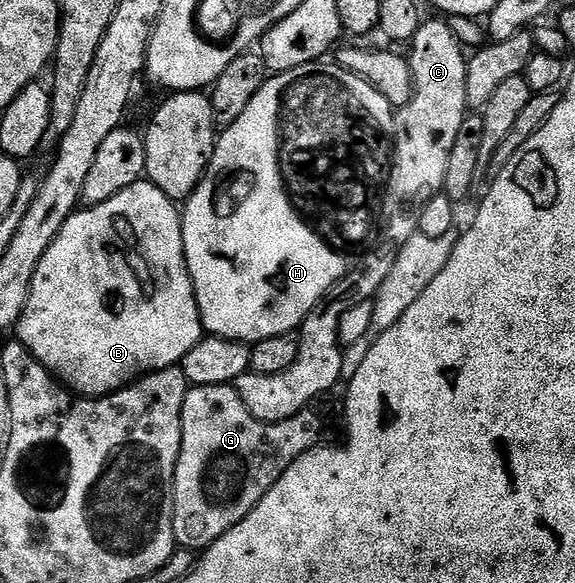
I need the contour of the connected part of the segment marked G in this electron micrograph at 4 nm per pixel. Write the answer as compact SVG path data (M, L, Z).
M234 386L191 387L185 397L181 417L181 453L175 470L173 505L173 533L180 548L202 553L212 547L229 529L237 526L244 517L273 489L273 485L307 451L320 442L319 434L327 423L327 411L312 405L280 423L262 423L245 409Z

